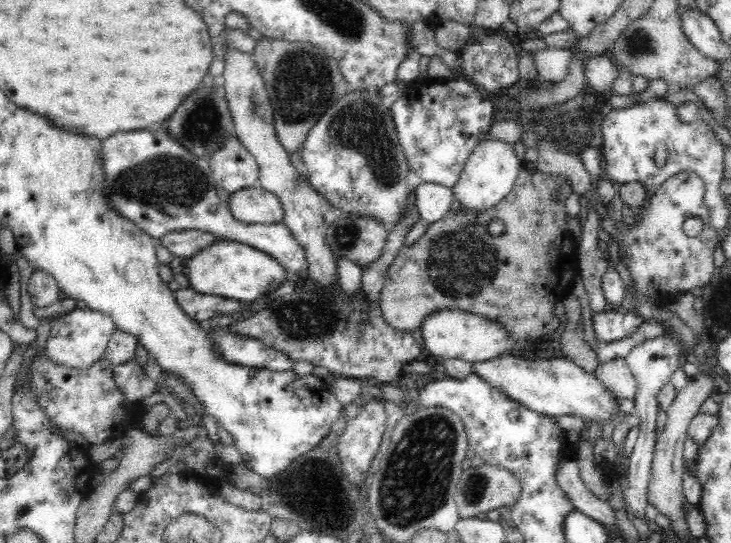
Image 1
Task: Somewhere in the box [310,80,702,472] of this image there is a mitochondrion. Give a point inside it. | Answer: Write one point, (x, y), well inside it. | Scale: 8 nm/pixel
(364, 132)

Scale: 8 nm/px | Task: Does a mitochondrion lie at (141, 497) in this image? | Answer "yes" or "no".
no

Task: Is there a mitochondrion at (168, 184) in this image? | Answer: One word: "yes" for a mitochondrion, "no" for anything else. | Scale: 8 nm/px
yes

